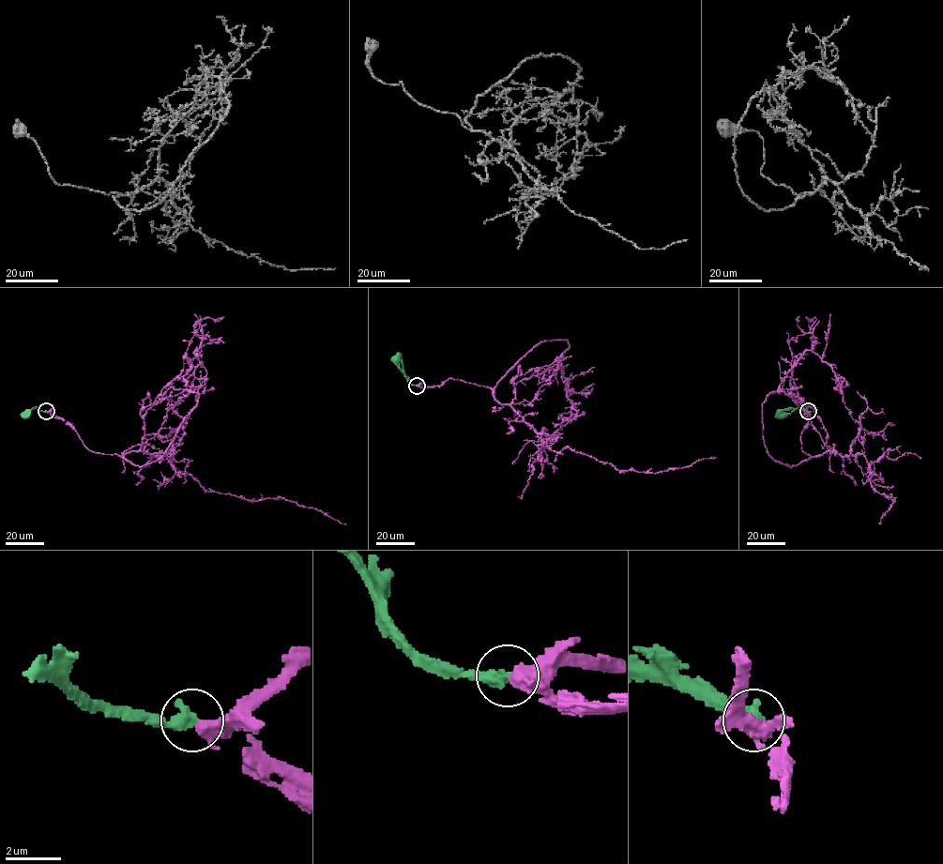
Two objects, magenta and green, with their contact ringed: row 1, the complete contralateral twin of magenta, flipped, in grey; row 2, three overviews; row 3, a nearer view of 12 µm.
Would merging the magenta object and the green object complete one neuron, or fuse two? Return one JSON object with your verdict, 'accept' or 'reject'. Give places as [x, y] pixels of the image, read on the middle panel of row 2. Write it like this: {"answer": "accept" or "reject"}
{"answer": "accept"}

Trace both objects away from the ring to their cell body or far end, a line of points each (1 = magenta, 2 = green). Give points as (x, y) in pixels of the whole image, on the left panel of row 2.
1: (46, 411), (68, 423), (92, 451), (171, 453), (175, 470), (205, 490), (249, 500), (284, 498), (345, 524)
2: (46, 411), (33, 408), (24, 414)

